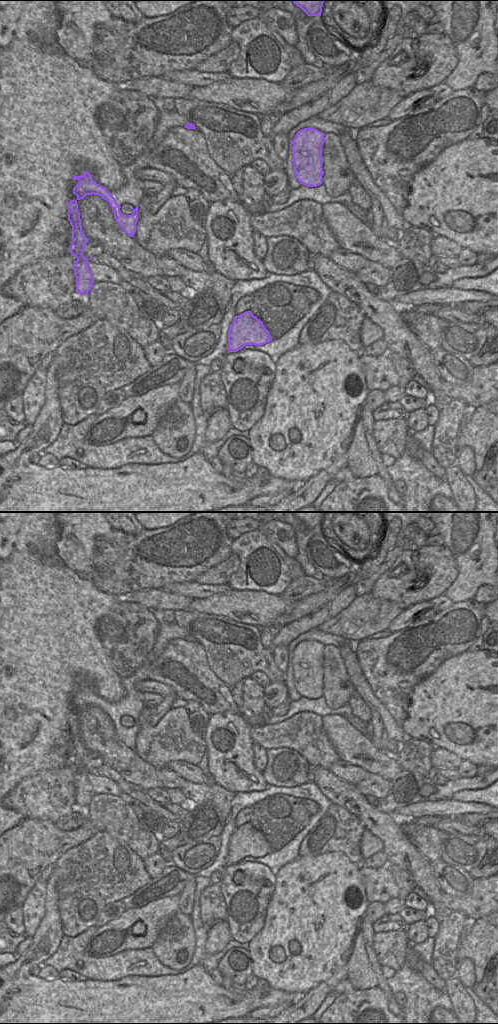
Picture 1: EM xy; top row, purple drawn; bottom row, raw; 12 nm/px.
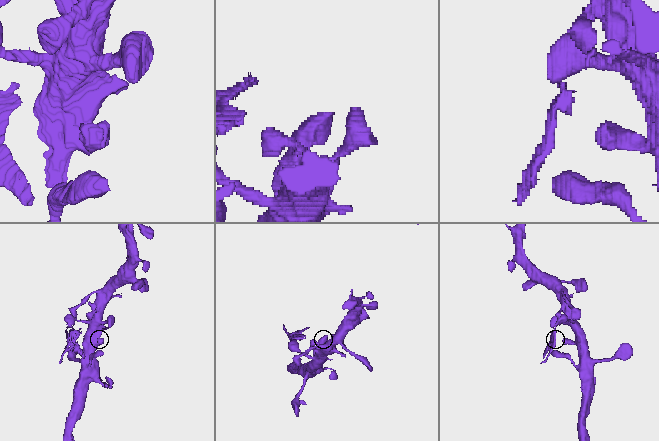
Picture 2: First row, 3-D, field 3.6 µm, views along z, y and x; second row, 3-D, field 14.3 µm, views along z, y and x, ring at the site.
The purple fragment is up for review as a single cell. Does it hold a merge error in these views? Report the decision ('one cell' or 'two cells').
two cells

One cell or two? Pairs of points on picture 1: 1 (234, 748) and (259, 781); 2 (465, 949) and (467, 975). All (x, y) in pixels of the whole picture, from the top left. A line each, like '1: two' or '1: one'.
1: one
2: two

